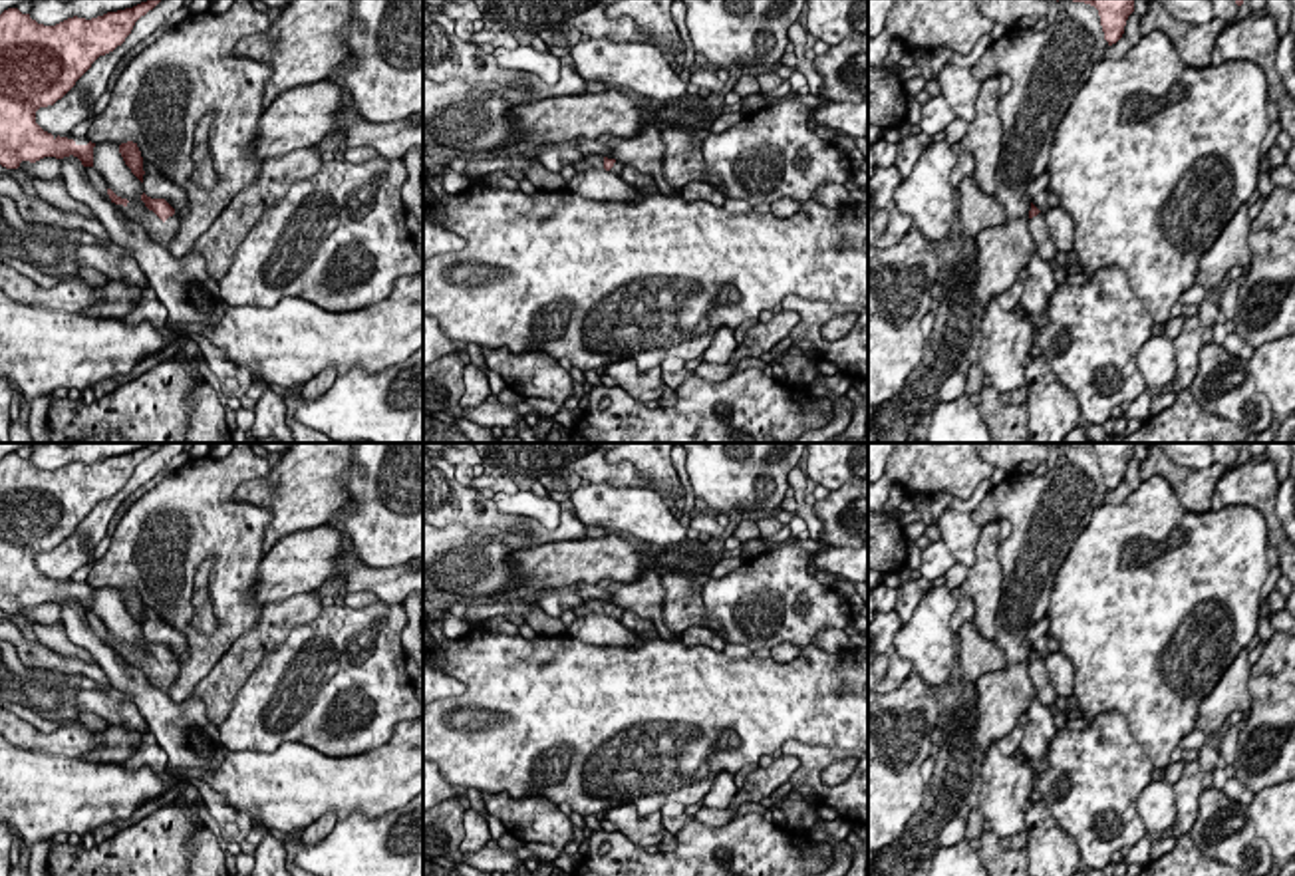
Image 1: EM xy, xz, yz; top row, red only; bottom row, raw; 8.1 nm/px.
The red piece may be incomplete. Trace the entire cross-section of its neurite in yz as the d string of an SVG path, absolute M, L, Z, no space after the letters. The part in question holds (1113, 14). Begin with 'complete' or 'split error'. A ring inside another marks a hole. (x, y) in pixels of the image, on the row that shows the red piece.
complete; M1073 0L1084 2L1098 10L1100 26L1108 46L1116 44L1122 34L1128 16L1134 12L1134 0Z

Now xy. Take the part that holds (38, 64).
complete; M147 0L133 8L103 16L68 18L44 26L8 8L0 14L0 165L18 169L22 161L44 157L77 157L93 167L95 143L77 145L68 137L54 137L36 123L40 107L54 105L91 64L125 42L135 22L161 0Z

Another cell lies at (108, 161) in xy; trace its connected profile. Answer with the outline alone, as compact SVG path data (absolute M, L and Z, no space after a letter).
M95 143L93 169L117 197L143 203L143 183L125 165L117 143Z

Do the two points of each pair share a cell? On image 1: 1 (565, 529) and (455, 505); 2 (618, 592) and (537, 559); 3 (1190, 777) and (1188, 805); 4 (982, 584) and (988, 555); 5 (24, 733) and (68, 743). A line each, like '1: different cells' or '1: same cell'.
1: same cell
2: different cells
3: same cell
4: same cell
5: same cell

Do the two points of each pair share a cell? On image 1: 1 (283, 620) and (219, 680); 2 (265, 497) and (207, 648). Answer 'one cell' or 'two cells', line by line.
1: one cell
2: two cells

